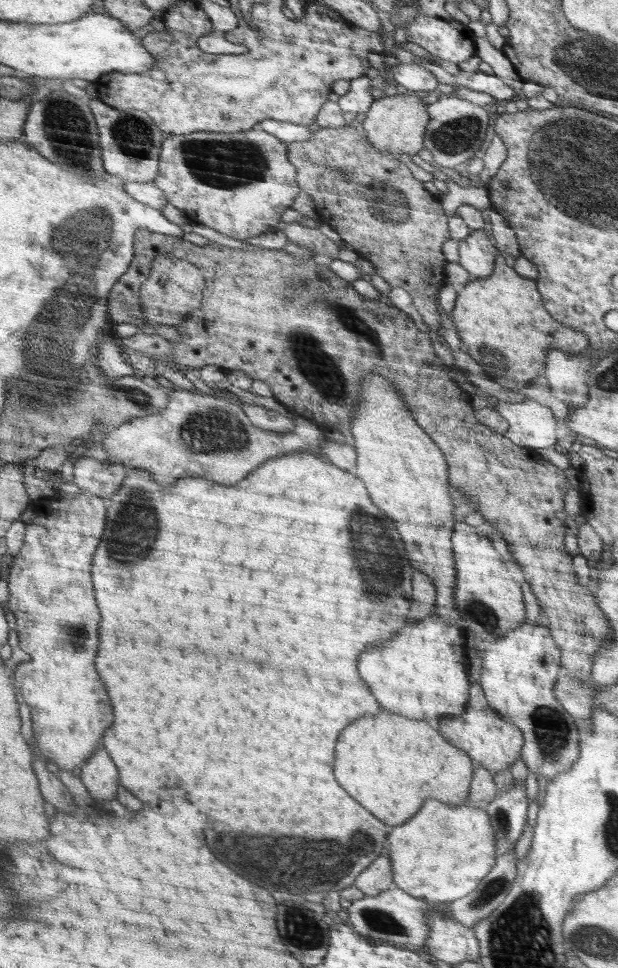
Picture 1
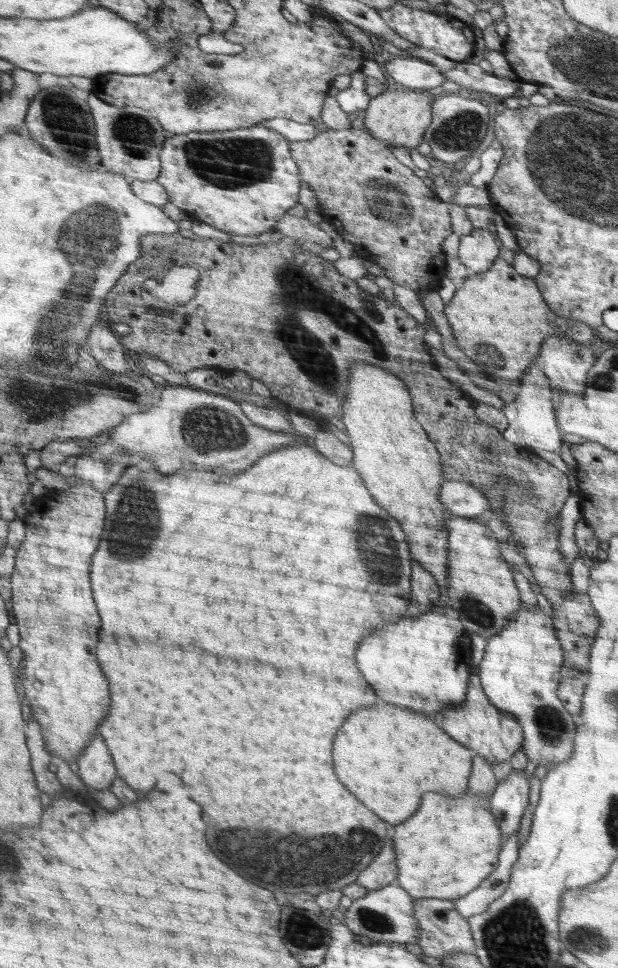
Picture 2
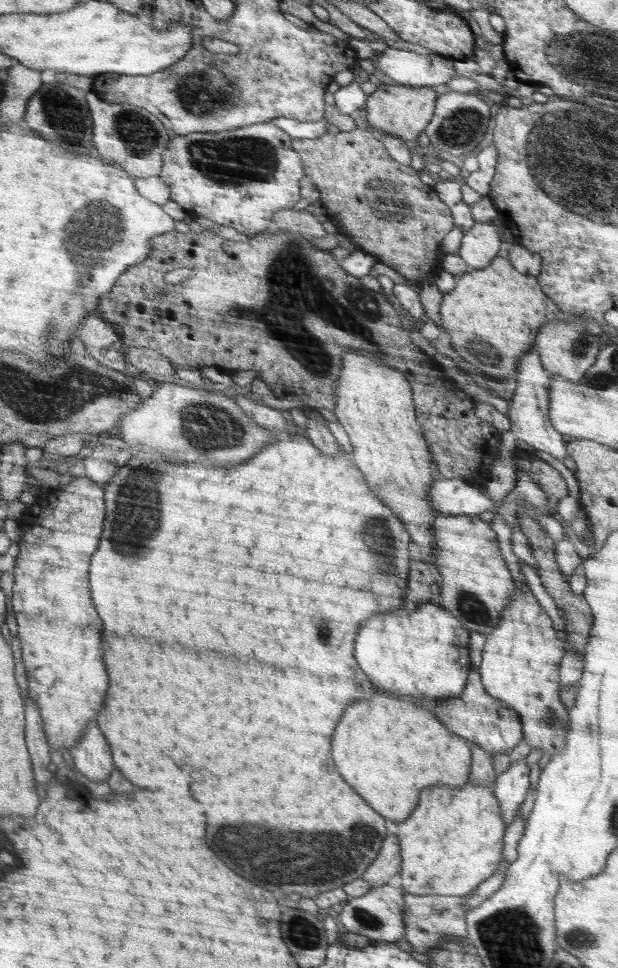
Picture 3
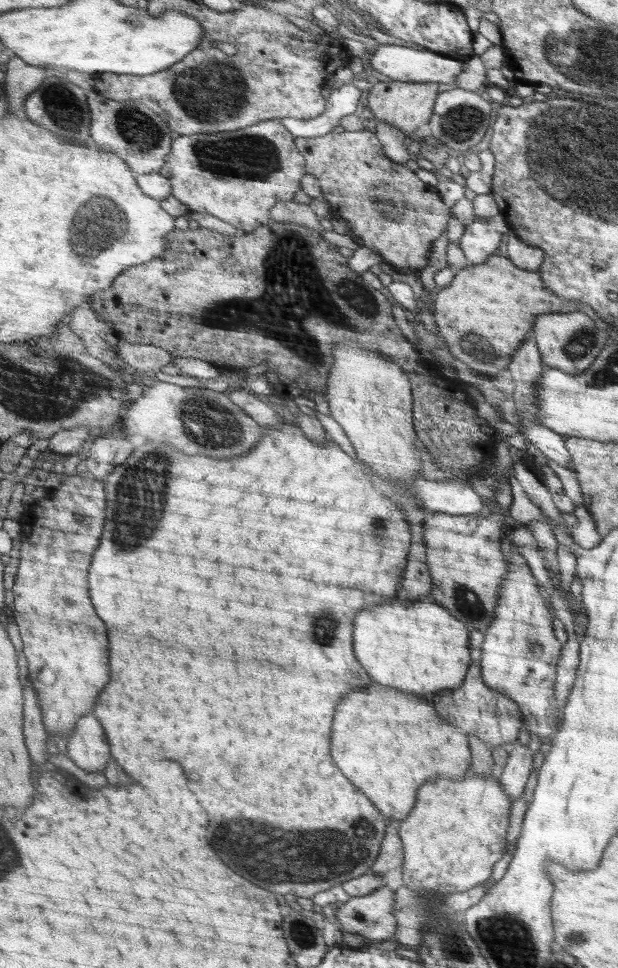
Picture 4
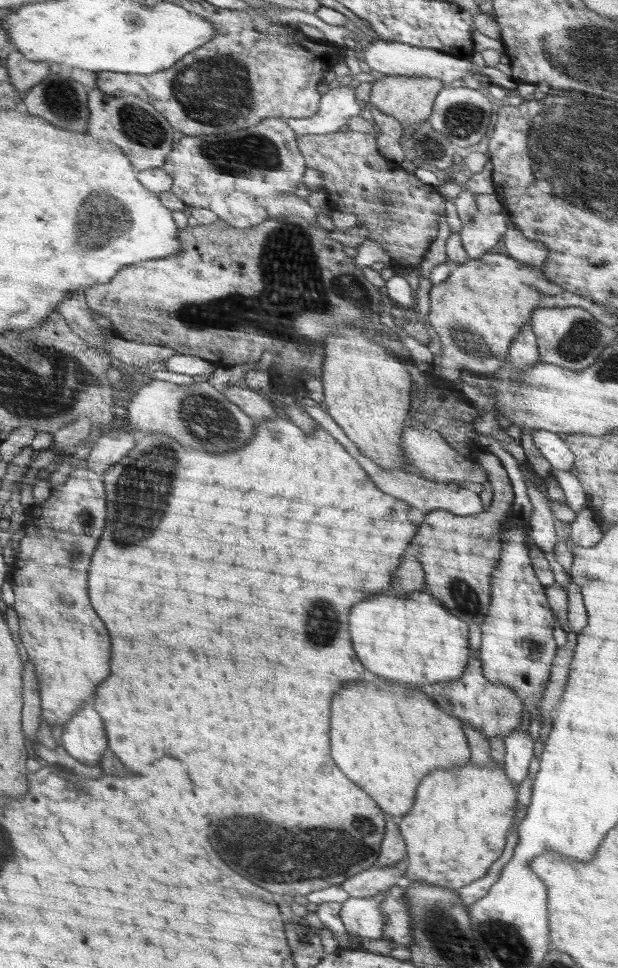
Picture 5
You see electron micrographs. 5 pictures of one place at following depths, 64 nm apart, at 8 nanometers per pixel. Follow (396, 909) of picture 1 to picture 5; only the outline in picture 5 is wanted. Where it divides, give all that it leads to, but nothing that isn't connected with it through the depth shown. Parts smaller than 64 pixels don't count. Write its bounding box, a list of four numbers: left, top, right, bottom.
[339,890,388,942]

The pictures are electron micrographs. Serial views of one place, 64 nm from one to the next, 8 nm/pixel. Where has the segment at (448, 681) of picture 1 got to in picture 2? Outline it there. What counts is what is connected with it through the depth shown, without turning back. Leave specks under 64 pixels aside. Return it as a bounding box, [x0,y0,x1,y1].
[356,612,470,717]

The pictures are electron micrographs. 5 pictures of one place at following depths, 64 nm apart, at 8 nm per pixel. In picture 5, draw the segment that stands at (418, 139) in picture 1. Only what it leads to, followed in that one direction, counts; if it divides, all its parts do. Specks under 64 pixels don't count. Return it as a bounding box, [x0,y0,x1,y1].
[370,76,444,124]

